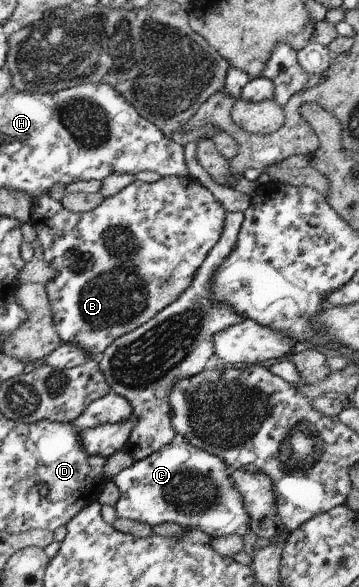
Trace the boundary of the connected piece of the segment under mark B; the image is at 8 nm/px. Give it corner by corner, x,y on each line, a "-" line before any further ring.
165,176
153,183
134,181
130,186
126,186
122,192
105,198
96,208
83,213
68,210
61,201
55,200
49,195
34,200
29,223
34,226
37,239
42,244
46,264
55,270
55,275
48,281
46,287
51,299
51,311
54,313
55,327
59,331
60,340
64,344
74,344
74,346
82,348
84,352
88,352
89,359
98,362
103,352
114,340
129,332
134,332
136,328
140,328
148,320
154,319
160,311
178,300
192,286
199,268
203,266
207,256
214,250
215,244
222,238
223,227
226,226
226,216
227,211
216,200
214,194
192,176
190,178

